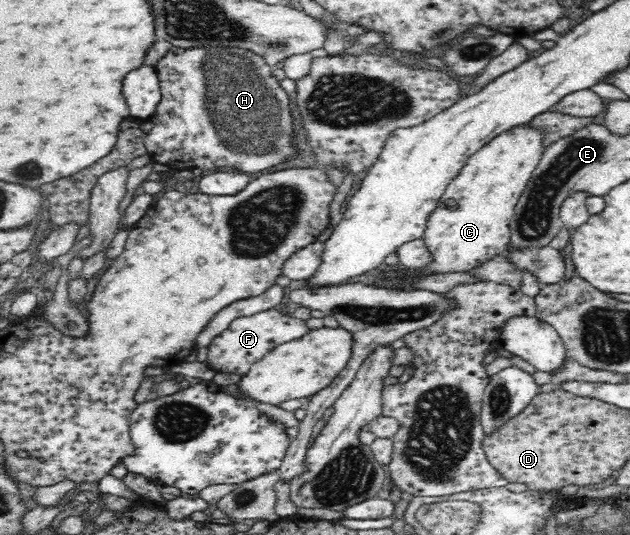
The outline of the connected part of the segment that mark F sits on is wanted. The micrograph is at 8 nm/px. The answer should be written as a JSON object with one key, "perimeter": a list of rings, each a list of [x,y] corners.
{"perimeter":[[[268,309],[253,316],[239,317],[230,326],[211,339],[208,345],[206,362],[217,372],[237,373],[244,376],[256,361],[261,361],[271,349],[299,339],[309,328],[303,320],[296,319],[290,314],[283,315],[277,309]]]}

